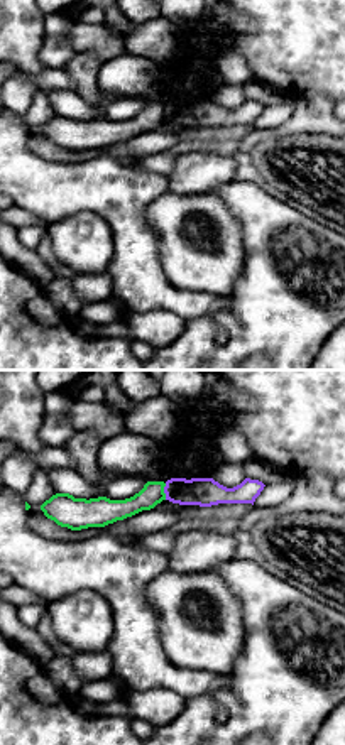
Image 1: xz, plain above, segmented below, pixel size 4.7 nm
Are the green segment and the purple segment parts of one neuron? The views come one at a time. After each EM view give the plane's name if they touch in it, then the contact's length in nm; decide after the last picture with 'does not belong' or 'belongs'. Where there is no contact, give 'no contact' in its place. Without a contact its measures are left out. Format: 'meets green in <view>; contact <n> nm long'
meets green in xz; contact 80 nm long

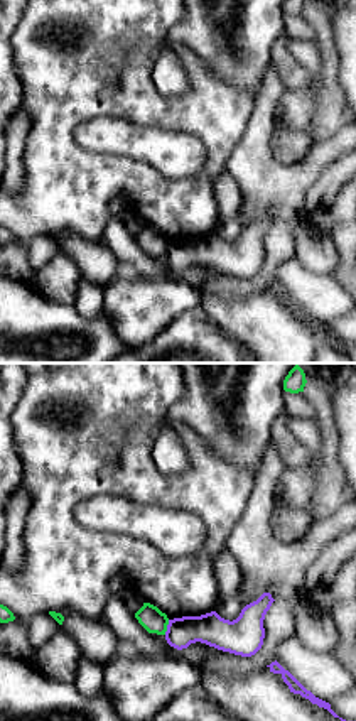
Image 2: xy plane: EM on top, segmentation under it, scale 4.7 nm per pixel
meets green in xy; contact 80 nm long

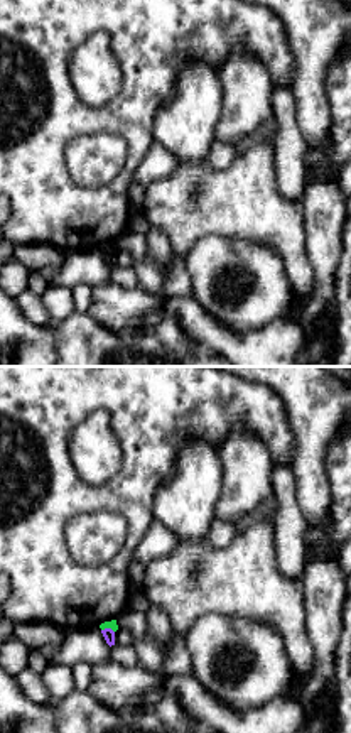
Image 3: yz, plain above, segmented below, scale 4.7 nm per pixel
meets green in yz; contact 70 nm long

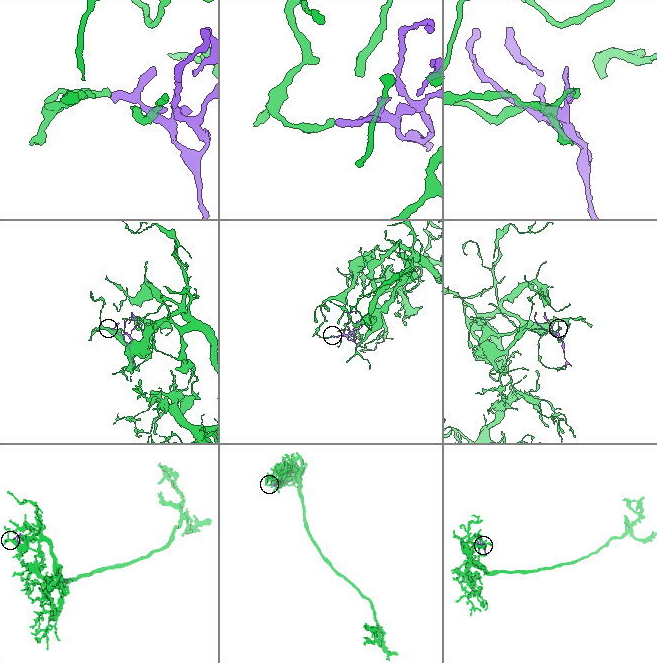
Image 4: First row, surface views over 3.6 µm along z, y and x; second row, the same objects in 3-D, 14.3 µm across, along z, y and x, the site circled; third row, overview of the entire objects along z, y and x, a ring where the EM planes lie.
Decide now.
does not belong

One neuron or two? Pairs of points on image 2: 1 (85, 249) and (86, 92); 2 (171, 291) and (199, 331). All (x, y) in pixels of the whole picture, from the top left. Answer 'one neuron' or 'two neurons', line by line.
1: two neurons
2: two neurons

